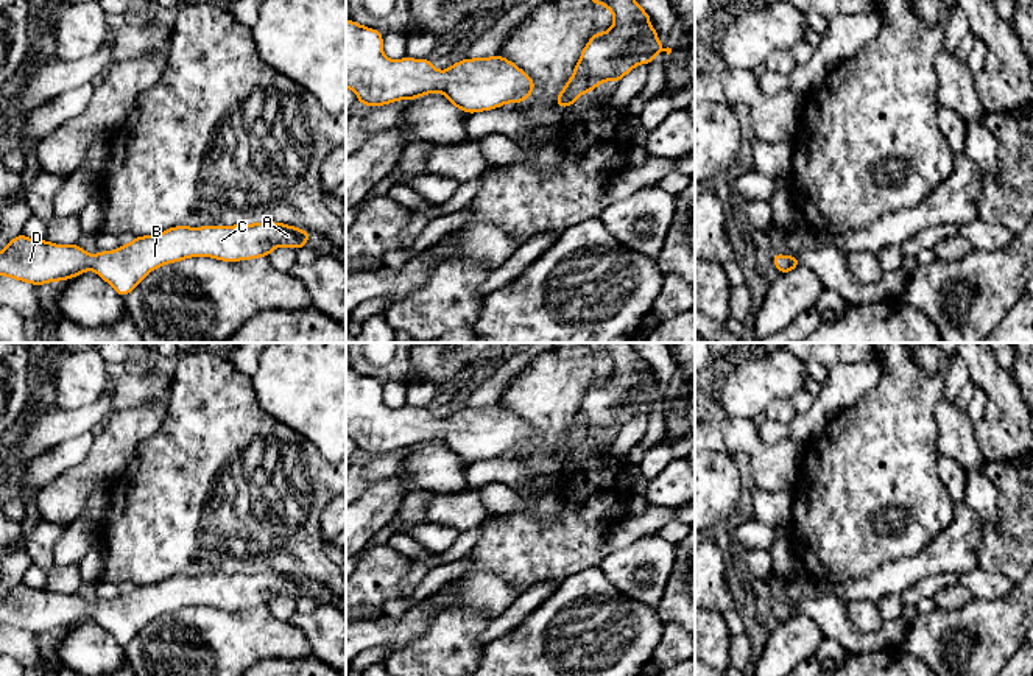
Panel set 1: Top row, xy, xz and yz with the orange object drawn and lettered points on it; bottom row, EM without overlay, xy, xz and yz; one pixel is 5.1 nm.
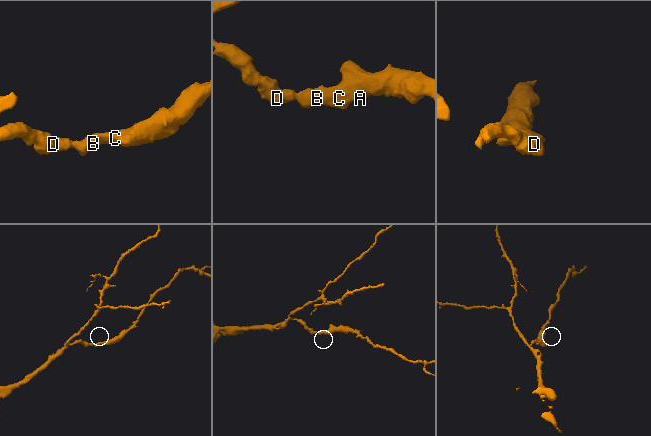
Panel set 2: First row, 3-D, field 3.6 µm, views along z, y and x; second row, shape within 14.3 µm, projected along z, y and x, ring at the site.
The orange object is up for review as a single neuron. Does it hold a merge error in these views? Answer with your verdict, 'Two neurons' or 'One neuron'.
One neuron

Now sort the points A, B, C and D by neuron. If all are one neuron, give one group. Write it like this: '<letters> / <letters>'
A B C D

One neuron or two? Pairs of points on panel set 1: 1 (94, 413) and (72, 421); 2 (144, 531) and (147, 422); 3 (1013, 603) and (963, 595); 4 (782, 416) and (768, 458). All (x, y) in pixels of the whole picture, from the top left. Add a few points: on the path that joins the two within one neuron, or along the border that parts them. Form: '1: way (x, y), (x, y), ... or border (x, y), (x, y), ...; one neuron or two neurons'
1: way (89, 418), (77, 421); one neuron
2: border (167, 405), (164, 421), (137, 446), (126, 468); two neurons
3: border (974, 597), (958, 608), (943, 609), (938, 606); two neurons
4: border (775, 430), (784, 432); two neurons

